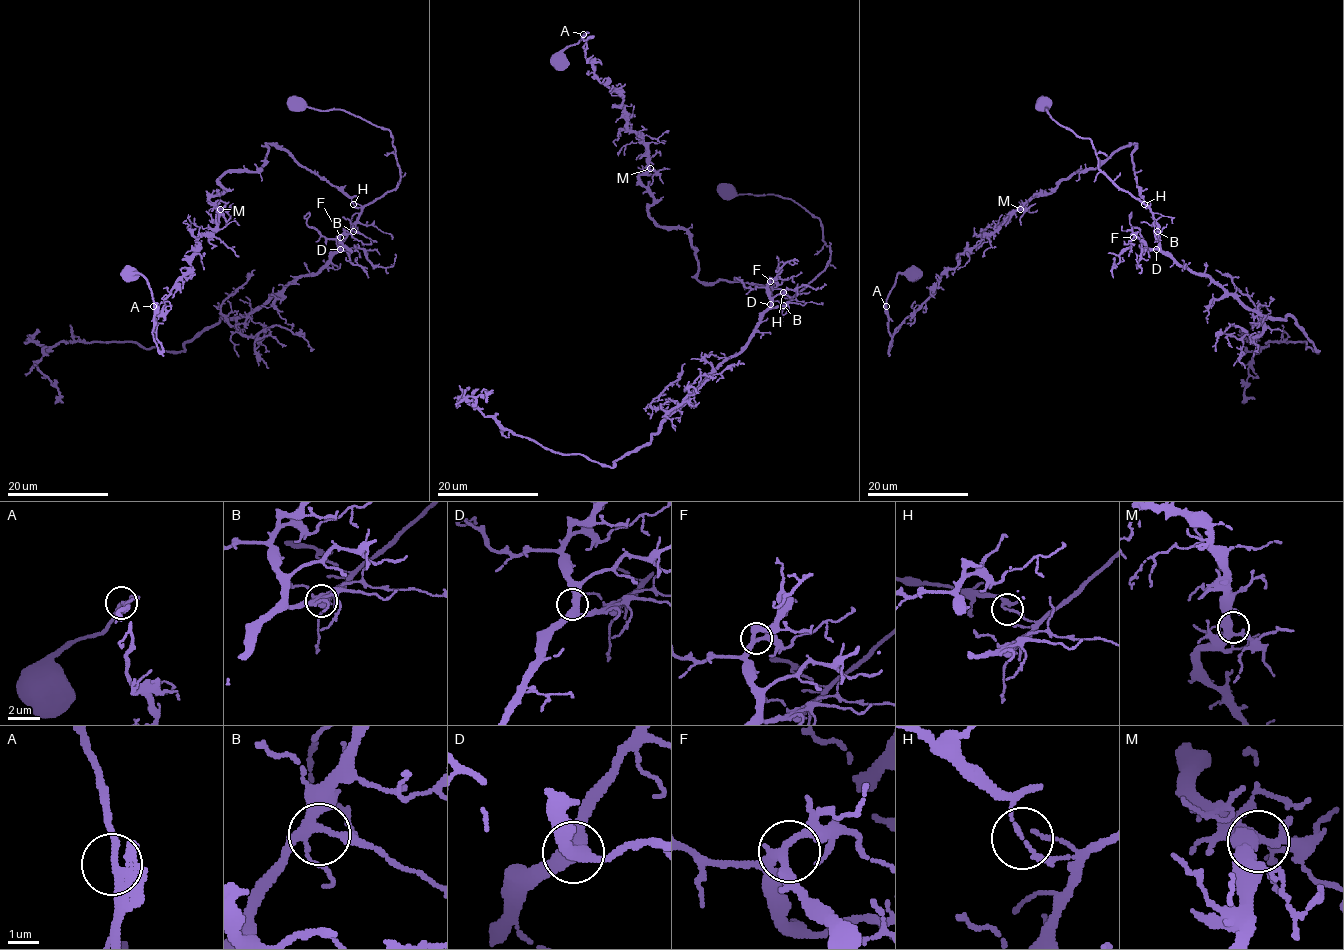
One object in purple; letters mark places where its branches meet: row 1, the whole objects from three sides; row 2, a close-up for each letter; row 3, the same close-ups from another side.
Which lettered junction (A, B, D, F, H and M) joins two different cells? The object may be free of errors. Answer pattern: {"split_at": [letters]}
{"split_at": ["H"]}

